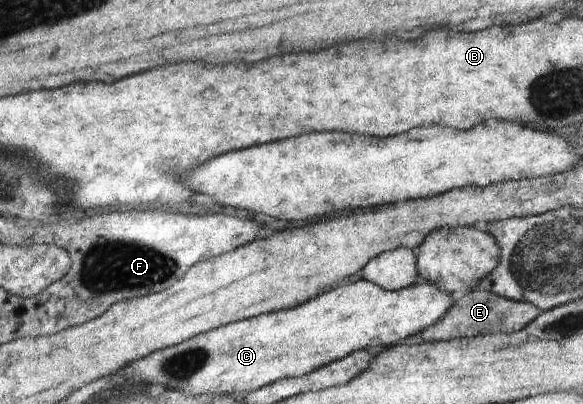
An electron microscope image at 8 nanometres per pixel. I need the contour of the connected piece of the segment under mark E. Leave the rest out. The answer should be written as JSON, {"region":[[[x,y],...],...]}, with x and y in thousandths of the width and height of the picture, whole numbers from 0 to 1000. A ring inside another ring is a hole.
{"region":[[[813,715],[796,730],[789,743],[779,745],[775,760],[765,770],[765,780],[748,795],[744,804],[724,814],[710,834],[690,839],[686,849],[724,849],[724,844],[765,844],[765,839],[782,839],[782,834],[806,834],[806,829],[823,829],[823,824],[844,824],[844,819],[892,819],[919,790],[928,777],[928,765],[902,748],[858,735],[830,715]]]}

